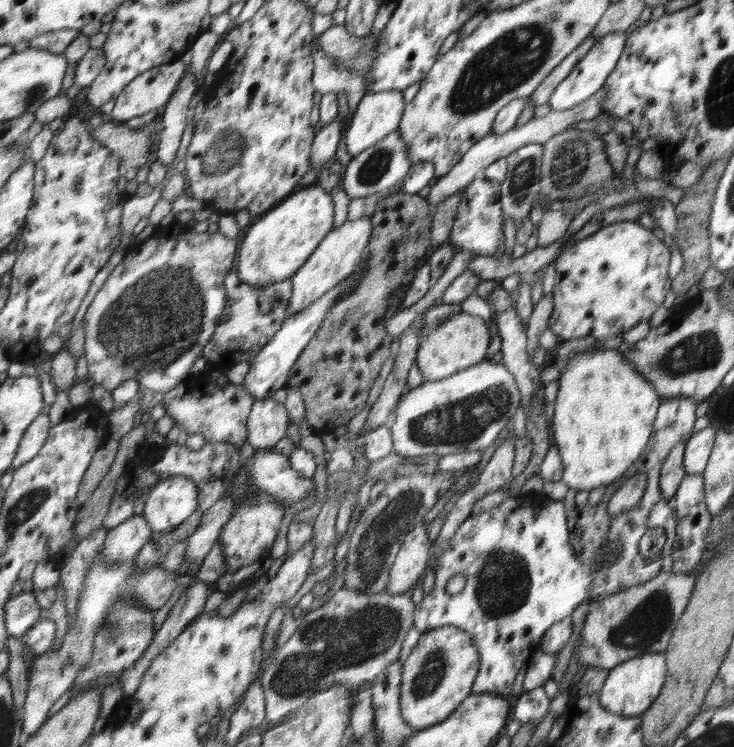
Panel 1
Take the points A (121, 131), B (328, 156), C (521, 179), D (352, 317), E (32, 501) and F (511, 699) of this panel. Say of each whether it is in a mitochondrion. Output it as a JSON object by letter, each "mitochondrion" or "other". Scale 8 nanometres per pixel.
{"A":"other","B":"other","C":"mitochondrion","D":"mitochondrion","E":"mitochondrion","F":"other"}

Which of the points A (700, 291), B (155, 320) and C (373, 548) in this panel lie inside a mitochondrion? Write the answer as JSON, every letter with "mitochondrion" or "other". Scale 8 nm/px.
{"A":"other","B":"mitochondrion","C":"mitochondrion"}

